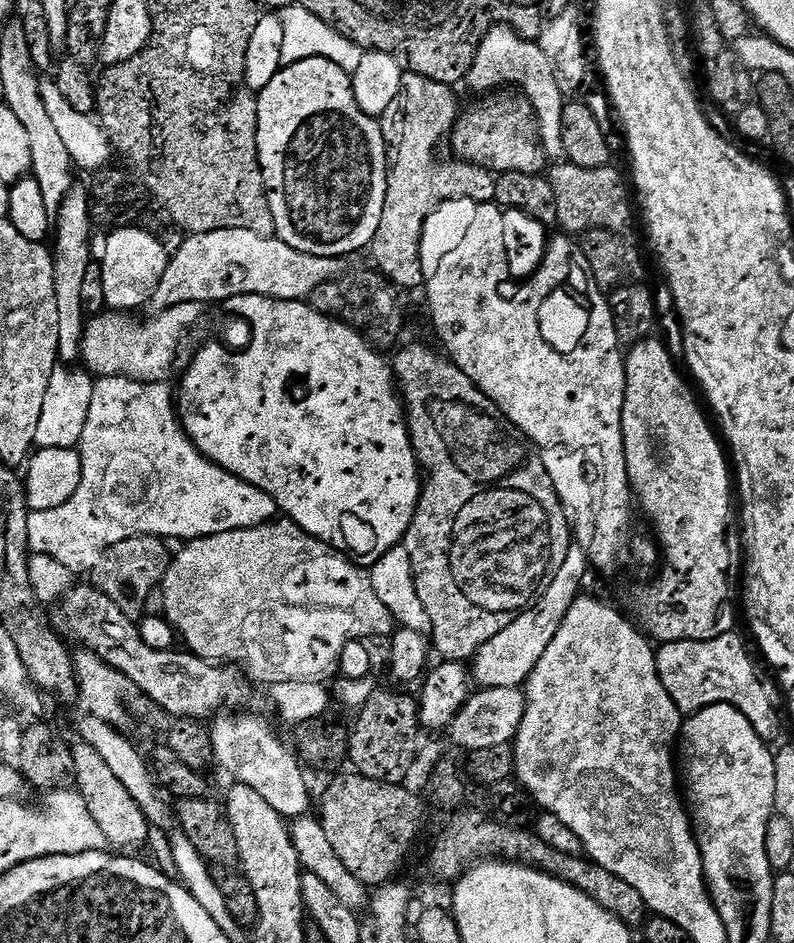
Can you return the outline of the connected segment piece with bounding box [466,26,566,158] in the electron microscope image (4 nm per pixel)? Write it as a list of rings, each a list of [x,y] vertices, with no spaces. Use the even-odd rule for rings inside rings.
[[[507,26],[489,27],[479,37],[476,45],[476,57],[466,77],[476,94],[492,94],[497,90],[519,90],[532,103],[536,112],[536,124],[540,127],[540,143],[545,157],[560,158],[564,156],[562,146],[562,110],[566,103],[566,93],[558,86],[556,71],[539,43],[520,35],[514,28]]]

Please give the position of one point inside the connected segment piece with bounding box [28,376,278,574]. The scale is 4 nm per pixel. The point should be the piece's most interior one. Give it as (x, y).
(141, 475)

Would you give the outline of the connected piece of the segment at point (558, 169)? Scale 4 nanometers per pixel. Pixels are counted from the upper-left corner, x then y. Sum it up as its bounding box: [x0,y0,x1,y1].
[547,162,634,234]

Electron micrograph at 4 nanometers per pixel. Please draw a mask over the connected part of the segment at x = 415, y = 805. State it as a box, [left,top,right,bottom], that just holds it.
[318,774,424,886]

